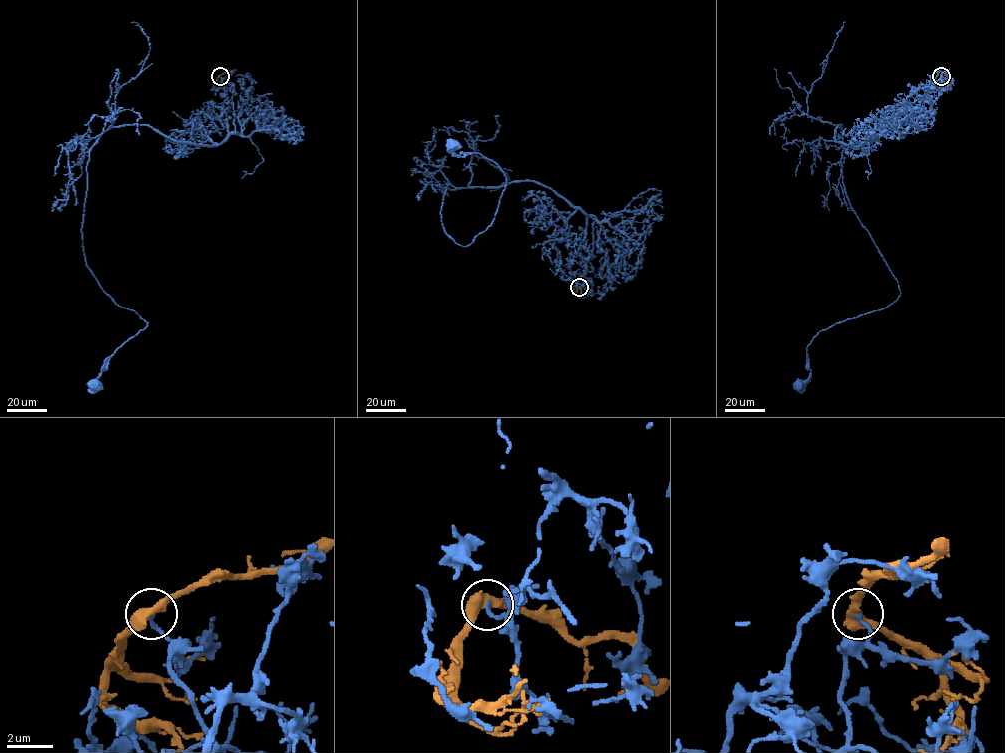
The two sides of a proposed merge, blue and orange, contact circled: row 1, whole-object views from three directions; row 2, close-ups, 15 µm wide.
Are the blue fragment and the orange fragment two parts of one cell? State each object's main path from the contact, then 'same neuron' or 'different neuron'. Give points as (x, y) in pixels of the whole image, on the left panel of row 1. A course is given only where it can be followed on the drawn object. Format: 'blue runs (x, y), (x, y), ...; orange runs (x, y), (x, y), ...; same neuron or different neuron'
blue runs (220, 76), (235, 126), (221, 143), (124, 124), (91, 150), (85, 261), (114, 301), (148, 323), (93, 385); orange runs (220, 75), (216, 83), (224, 89); different neuron

